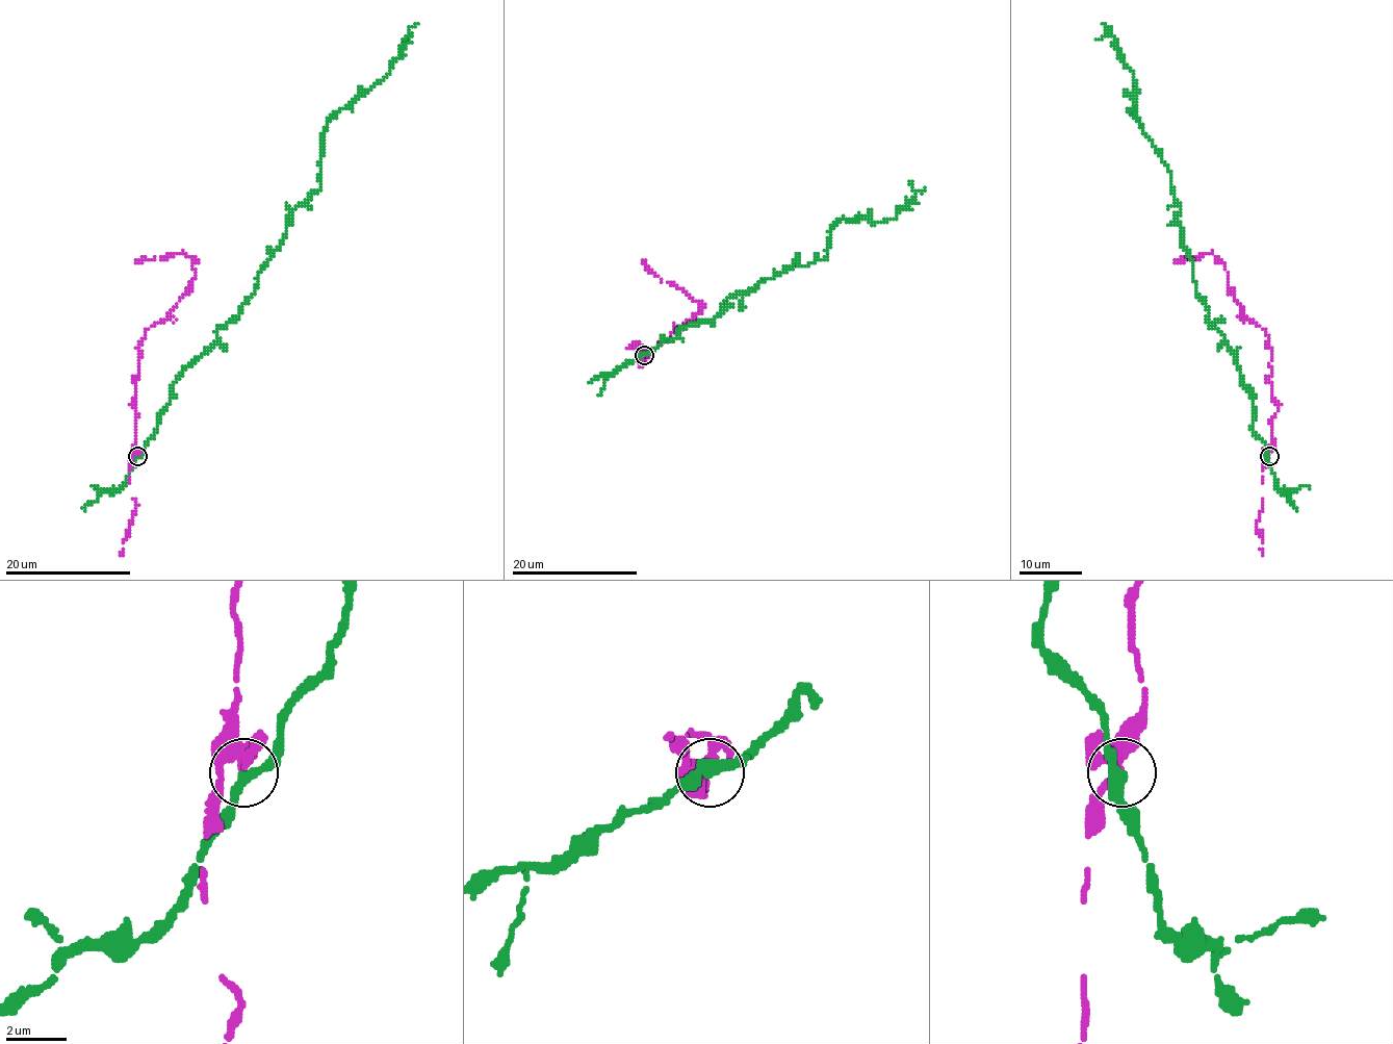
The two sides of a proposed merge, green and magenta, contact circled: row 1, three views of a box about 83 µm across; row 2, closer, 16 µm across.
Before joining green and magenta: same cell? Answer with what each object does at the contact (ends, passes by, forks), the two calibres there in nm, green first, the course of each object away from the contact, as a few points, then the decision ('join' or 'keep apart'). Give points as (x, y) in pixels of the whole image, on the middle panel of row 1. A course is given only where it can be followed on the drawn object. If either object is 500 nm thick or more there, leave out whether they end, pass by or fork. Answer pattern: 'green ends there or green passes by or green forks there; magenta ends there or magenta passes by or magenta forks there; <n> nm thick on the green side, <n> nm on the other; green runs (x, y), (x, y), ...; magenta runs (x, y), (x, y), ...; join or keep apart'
green passes by; magenta passes by; 340 nm thick on the green side, 340 nm on the other; green runs (644, 355), (784, 269), (826, 257), (841, 220), (893, 220), (926, 189); magenta runs (644, 355), (641, 362), (643, 355), (701, 312), (699, 302), (662, 281), (643, 260); keep apart

